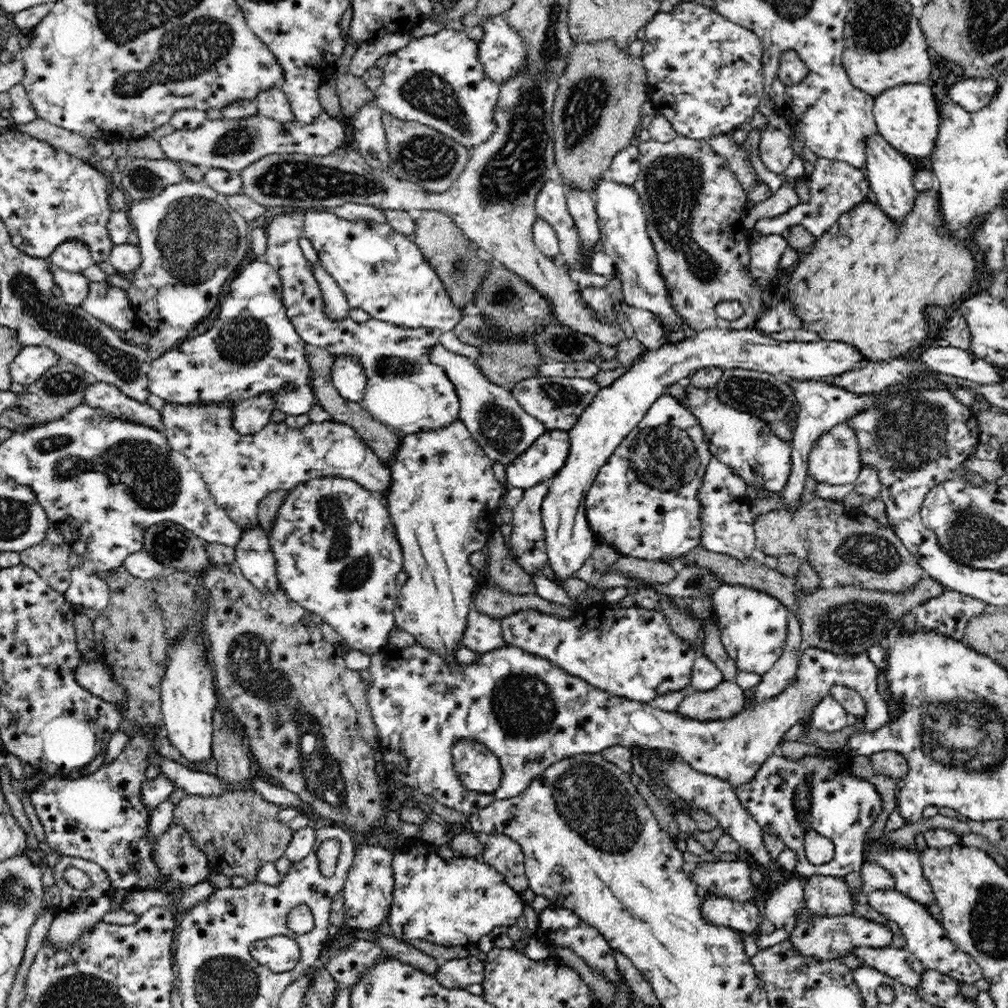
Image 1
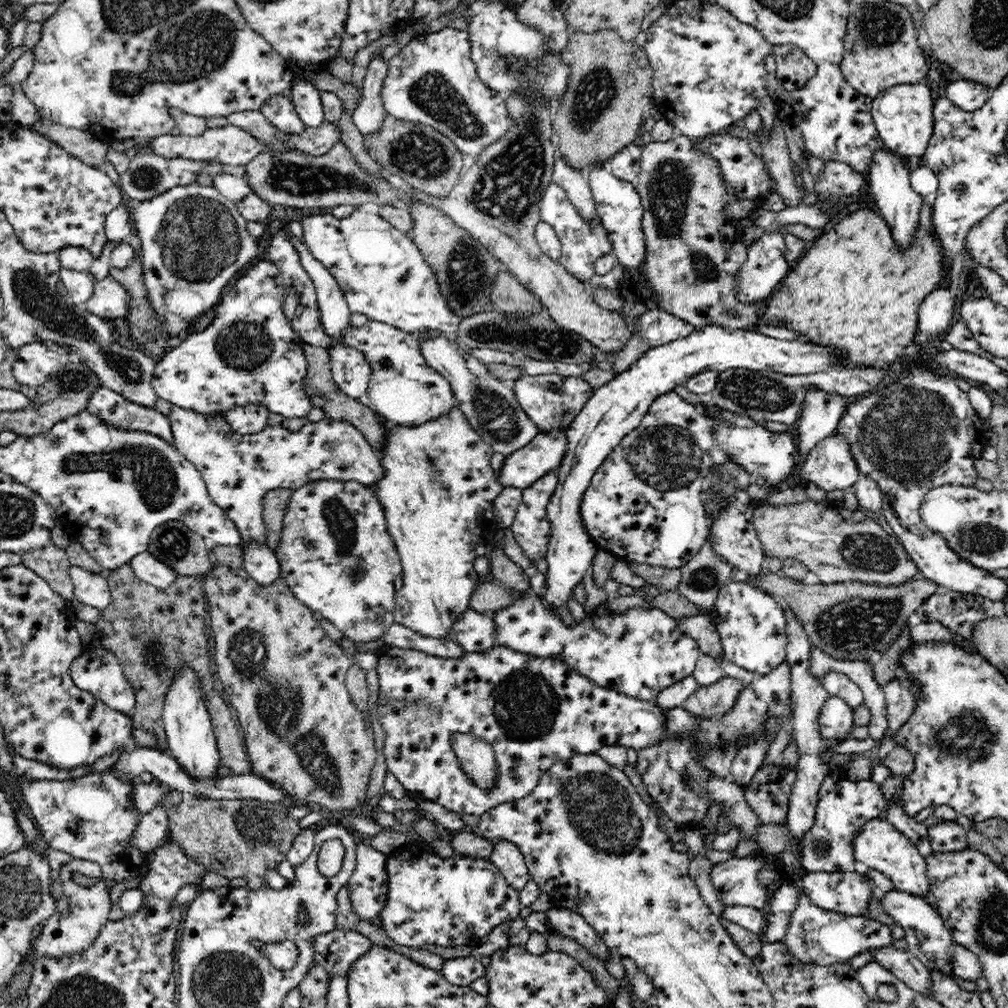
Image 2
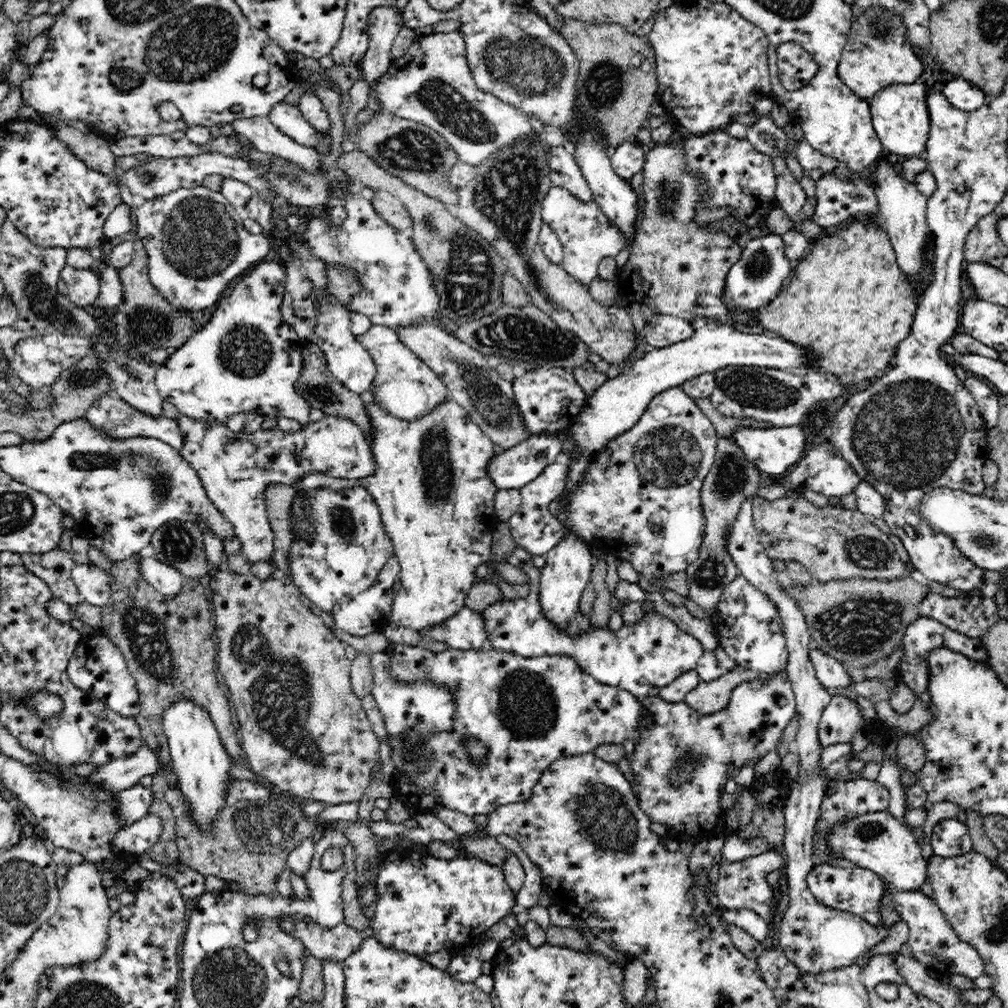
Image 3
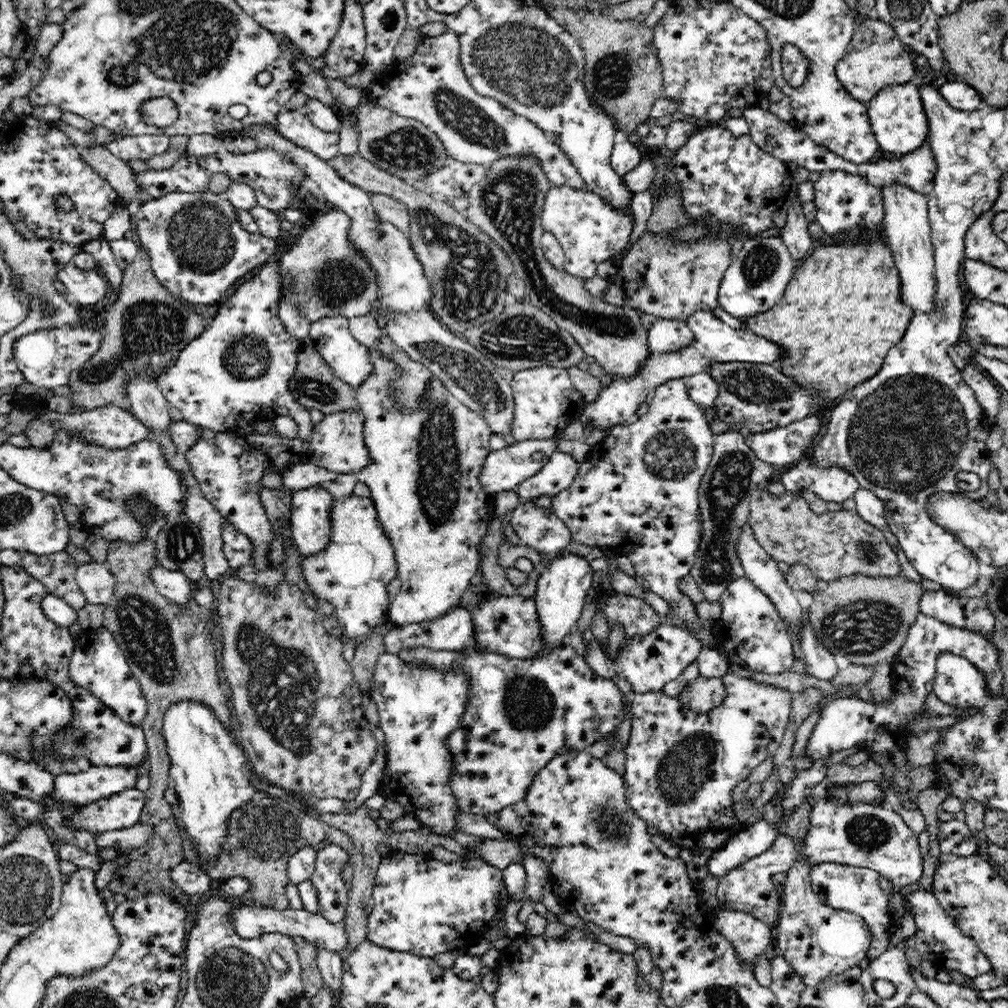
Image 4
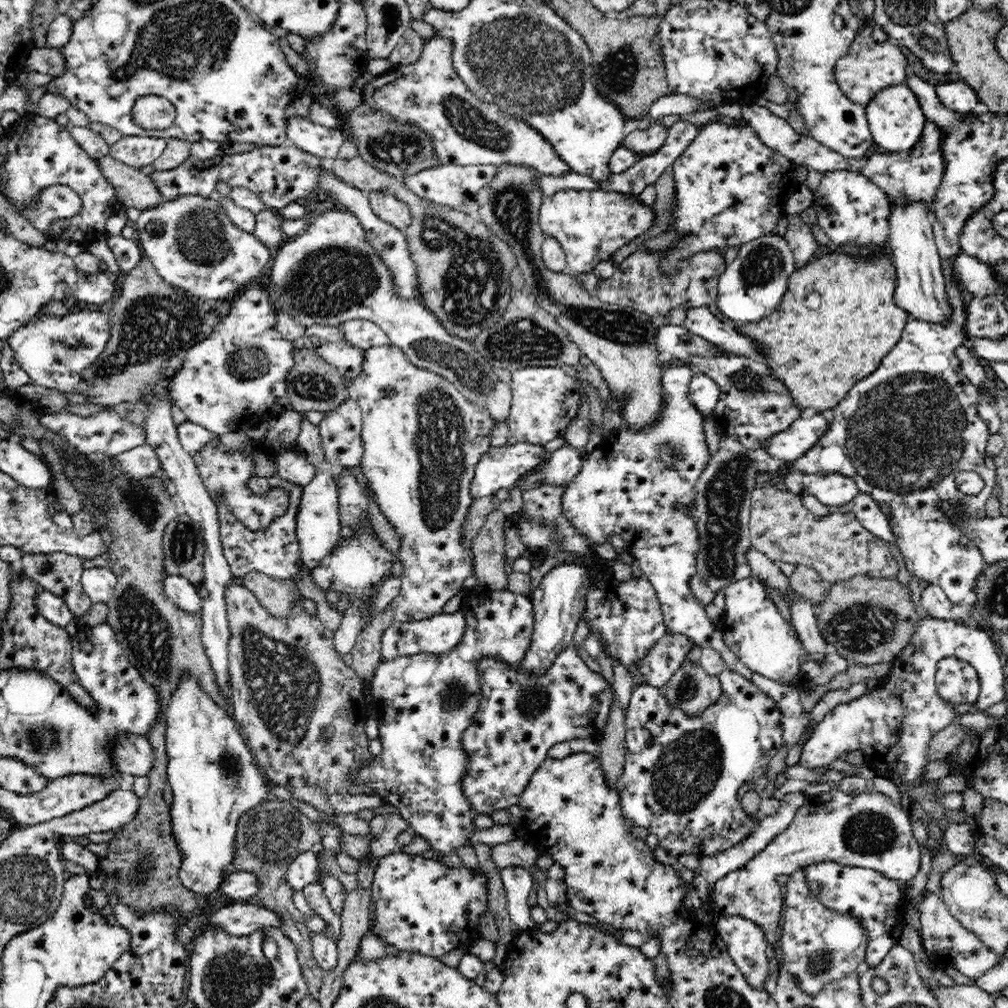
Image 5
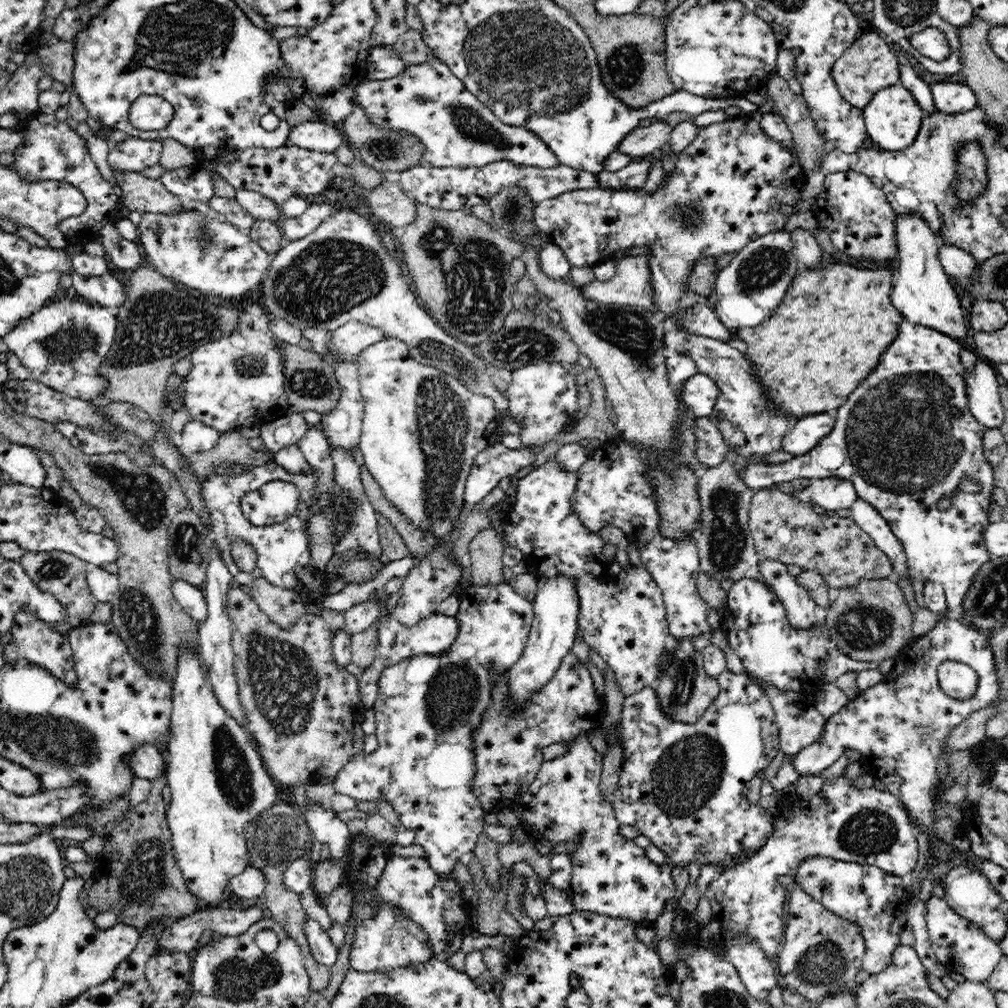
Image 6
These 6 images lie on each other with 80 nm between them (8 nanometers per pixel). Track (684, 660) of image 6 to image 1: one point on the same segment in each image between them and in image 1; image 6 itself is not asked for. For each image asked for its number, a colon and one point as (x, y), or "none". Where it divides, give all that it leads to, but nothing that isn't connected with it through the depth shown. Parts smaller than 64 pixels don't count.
1: (725, 701)
2: (710, 701)
3: (708, 697)
4: (701, 695)
5: (691, 689)

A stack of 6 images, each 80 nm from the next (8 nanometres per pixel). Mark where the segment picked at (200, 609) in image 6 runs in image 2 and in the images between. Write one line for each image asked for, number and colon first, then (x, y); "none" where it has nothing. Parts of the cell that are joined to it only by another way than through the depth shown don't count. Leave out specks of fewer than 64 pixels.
2: (147, 567)
3: (166, 580)
4: (175, 586)
5: (179, 590)

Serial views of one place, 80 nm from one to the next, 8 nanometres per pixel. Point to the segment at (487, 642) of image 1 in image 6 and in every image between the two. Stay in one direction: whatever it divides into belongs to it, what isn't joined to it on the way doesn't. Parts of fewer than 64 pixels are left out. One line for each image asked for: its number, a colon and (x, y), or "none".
2: (475, 632)
3: (466, 630)
4: (452, 632)
5: (439, 634)
6: (434, 634)

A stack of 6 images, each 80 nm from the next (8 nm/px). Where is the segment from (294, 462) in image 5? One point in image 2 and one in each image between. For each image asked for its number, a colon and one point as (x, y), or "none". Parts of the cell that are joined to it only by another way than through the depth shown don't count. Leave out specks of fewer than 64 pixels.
2: (438, 491)
3: (432, 485)
4: (423, 474)

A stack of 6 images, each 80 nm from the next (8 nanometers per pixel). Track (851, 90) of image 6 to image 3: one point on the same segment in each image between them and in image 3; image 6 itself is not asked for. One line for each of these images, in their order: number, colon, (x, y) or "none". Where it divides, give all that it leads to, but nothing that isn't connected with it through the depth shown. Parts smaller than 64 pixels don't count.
3: (878, 53)
4: (875, 58)
5: (873, 62)

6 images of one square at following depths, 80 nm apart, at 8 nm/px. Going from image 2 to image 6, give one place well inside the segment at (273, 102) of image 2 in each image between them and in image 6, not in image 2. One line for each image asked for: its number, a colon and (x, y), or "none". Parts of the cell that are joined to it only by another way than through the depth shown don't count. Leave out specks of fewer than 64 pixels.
3: (287, 118)
4: (294, 125)
5: (324, 142)
6: (316, 135)

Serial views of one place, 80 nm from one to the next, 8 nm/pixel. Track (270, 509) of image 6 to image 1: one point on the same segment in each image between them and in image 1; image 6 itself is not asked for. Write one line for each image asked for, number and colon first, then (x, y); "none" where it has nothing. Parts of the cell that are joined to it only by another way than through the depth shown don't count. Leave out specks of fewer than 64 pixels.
1: (240, 470)
2: (238, 470)
3: (236, 469)
4: (229, 467)
5: (225, 474)

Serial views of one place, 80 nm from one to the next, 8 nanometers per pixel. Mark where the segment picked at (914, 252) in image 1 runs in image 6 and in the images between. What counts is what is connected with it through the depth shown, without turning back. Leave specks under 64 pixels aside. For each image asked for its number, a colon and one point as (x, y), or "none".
2: (859, 291)
3: (848, 301)
4: (842, 311)
5: (838, 319)
6: (833, 325)

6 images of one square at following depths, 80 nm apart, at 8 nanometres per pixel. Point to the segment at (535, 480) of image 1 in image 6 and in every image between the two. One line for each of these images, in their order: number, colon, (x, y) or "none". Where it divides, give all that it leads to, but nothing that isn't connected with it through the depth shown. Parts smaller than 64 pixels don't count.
2: (546, 450)
3: (515, 468)
4: (504, 469)
5: (501, 466)
6: (495, 462)

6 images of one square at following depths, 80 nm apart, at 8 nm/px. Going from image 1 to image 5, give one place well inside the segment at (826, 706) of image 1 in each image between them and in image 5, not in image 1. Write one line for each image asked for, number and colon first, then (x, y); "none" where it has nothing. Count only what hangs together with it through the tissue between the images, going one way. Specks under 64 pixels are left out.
2: (835, 722)
3: (841, 720)
4: (877, 728)
5: (892, 725)

